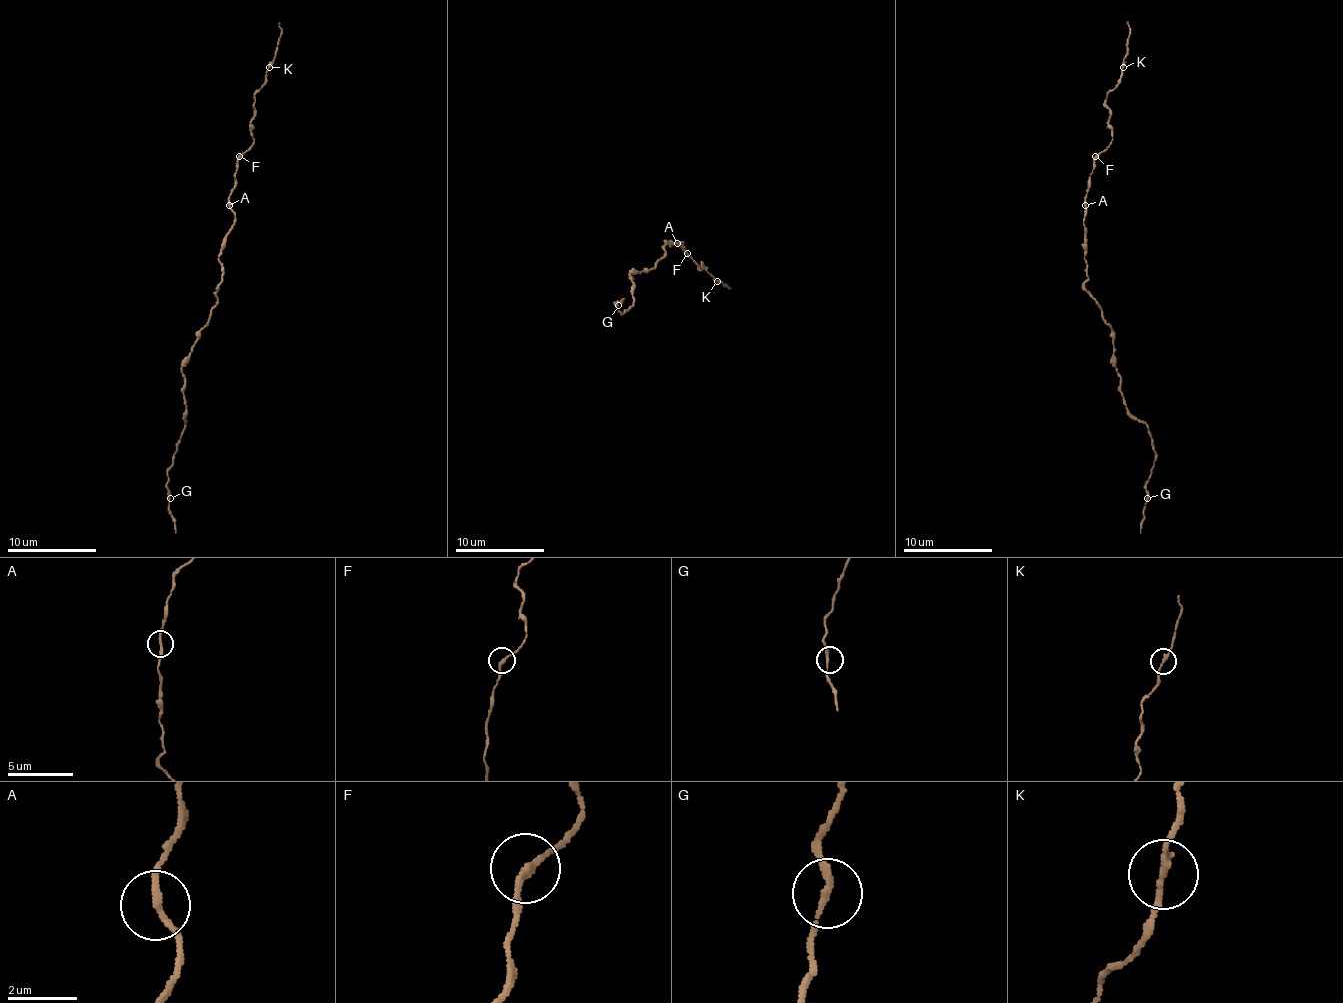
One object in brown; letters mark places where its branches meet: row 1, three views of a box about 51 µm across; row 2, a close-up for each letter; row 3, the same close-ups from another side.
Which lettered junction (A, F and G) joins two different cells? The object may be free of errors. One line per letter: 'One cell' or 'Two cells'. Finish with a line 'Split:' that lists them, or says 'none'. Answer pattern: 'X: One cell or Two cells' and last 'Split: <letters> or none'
A: One cell
F: One cell
G: One cell
Split: none

